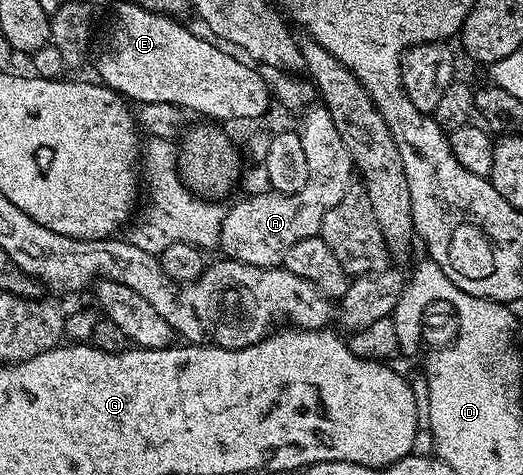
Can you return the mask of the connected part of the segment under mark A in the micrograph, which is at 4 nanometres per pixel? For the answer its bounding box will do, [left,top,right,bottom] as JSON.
[217,106,353,268]

